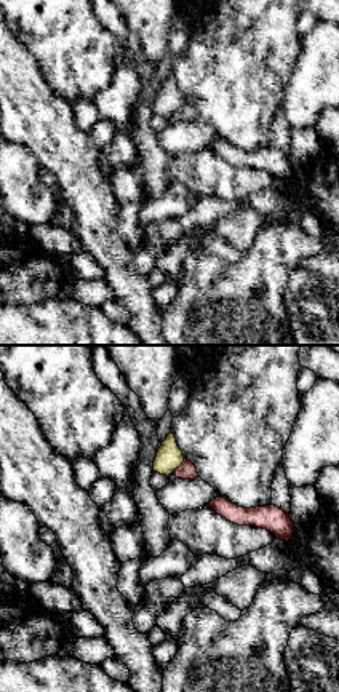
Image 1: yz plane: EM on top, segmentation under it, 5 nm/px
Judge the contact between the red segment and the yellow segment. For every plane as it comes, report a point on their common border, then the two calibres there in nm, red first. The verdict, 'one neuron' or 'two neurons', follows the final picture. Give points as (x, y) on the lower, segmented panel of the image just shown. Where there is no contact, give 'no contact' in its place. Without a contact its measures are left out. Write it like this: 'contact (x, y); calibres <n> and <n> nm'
contact (181, 465); calibres 90 and 130 nm

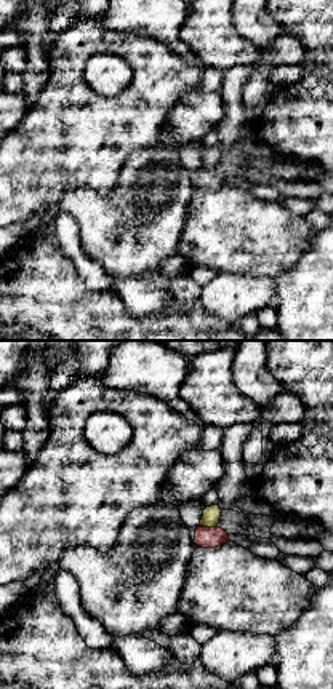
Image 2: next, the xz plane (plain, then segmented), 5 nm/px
contact (208, 528); calibres 110 and 90 nm

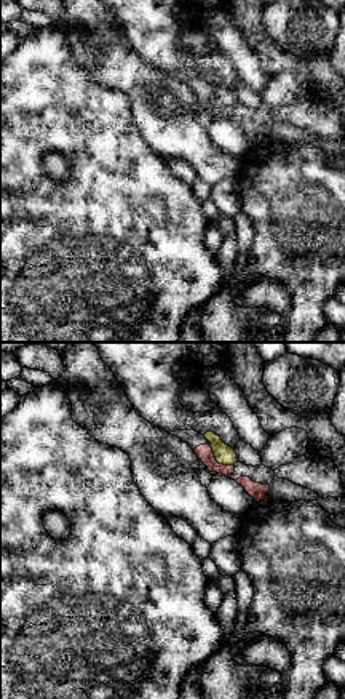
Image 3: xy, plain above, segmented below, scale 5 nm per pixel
contact (216, 461); calibres 80 and 100 nm

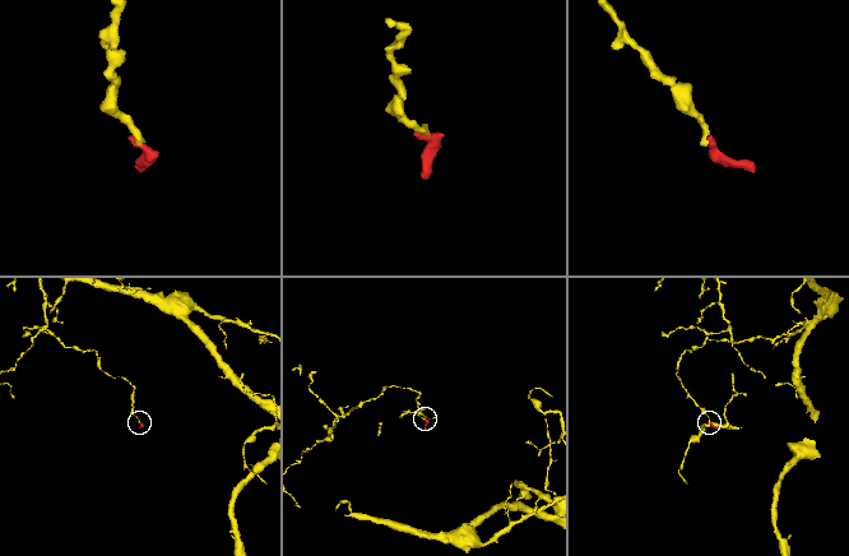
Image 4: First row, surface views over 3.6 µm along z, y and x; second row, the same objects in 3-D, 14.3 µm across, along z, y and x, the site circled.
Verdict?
two neurons

